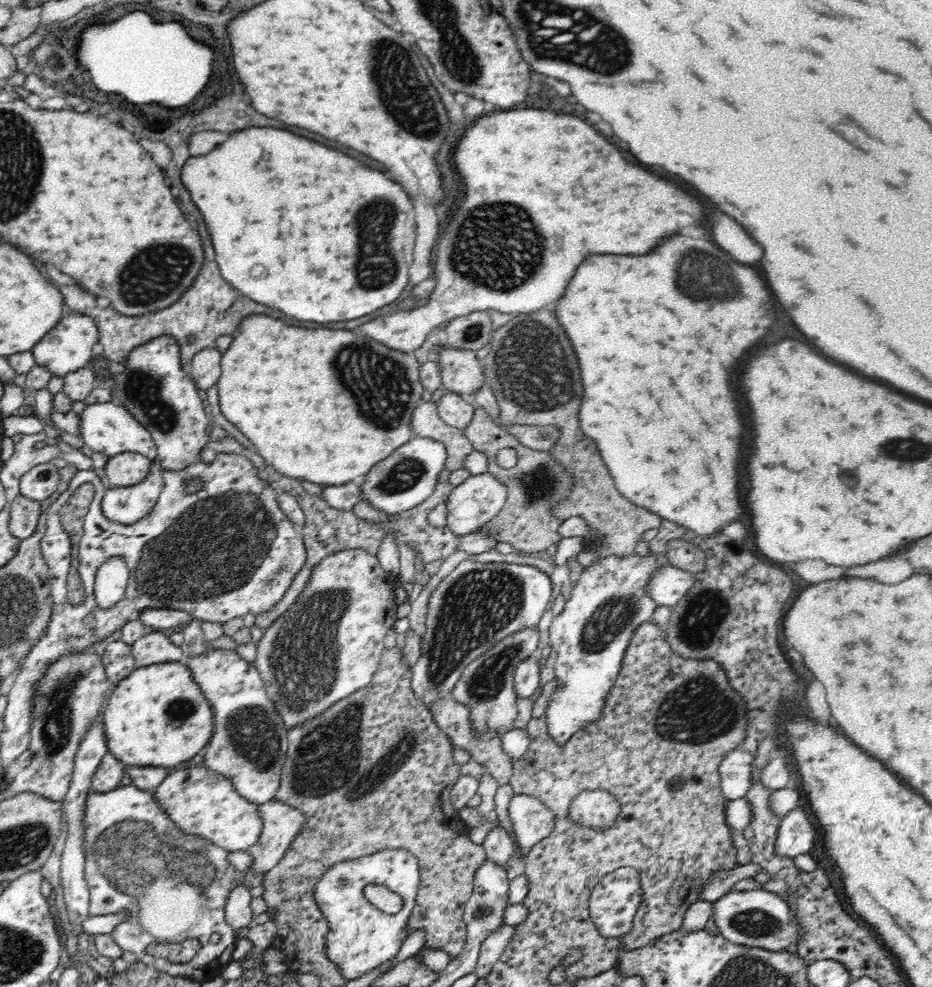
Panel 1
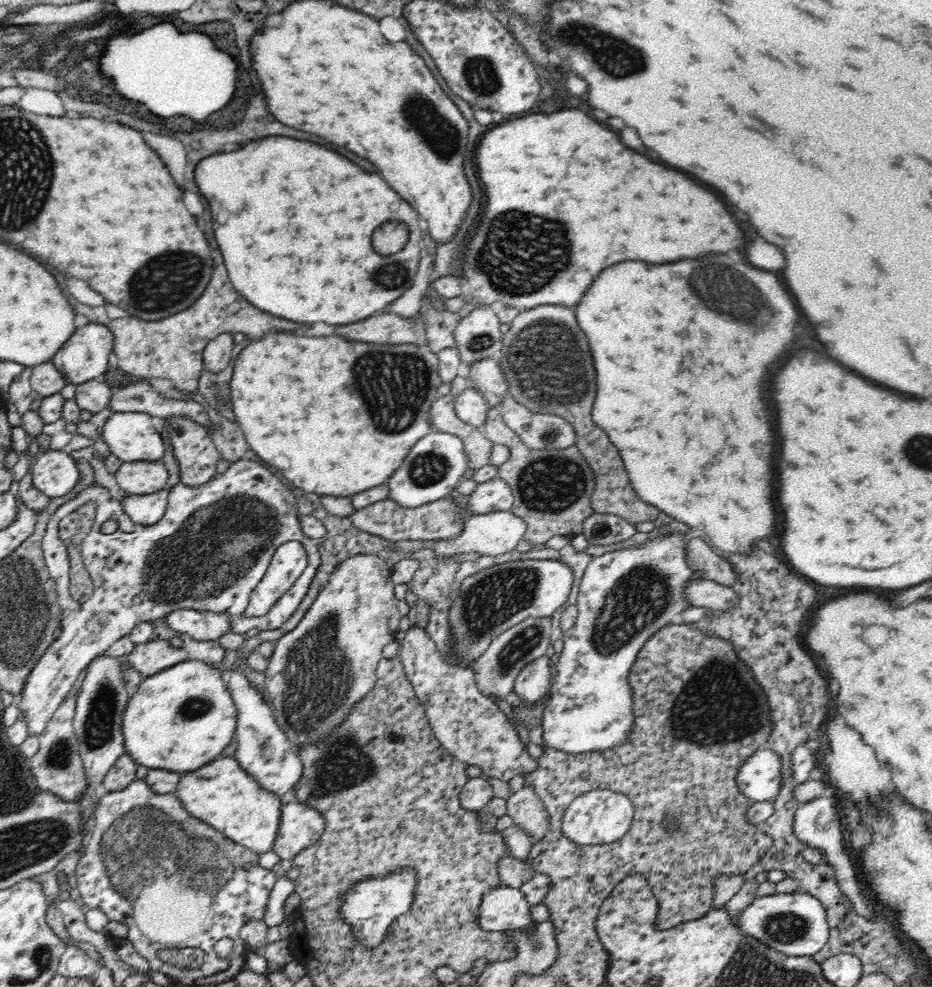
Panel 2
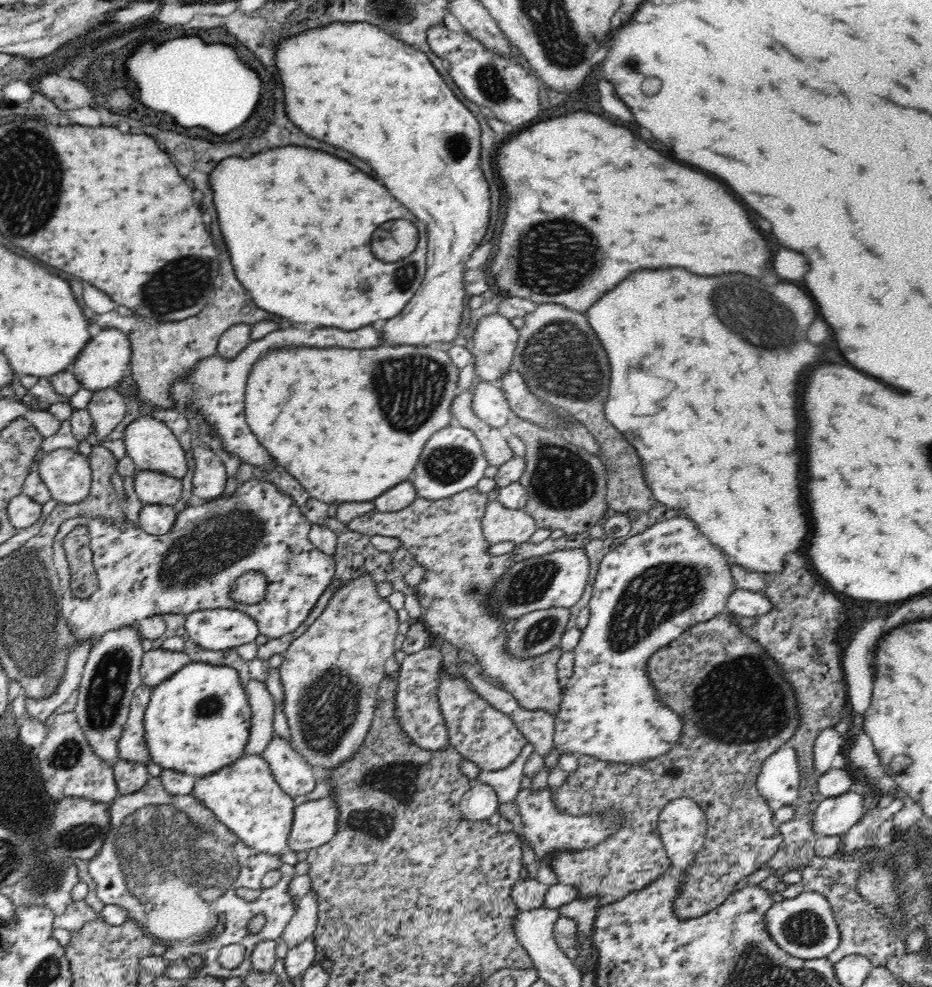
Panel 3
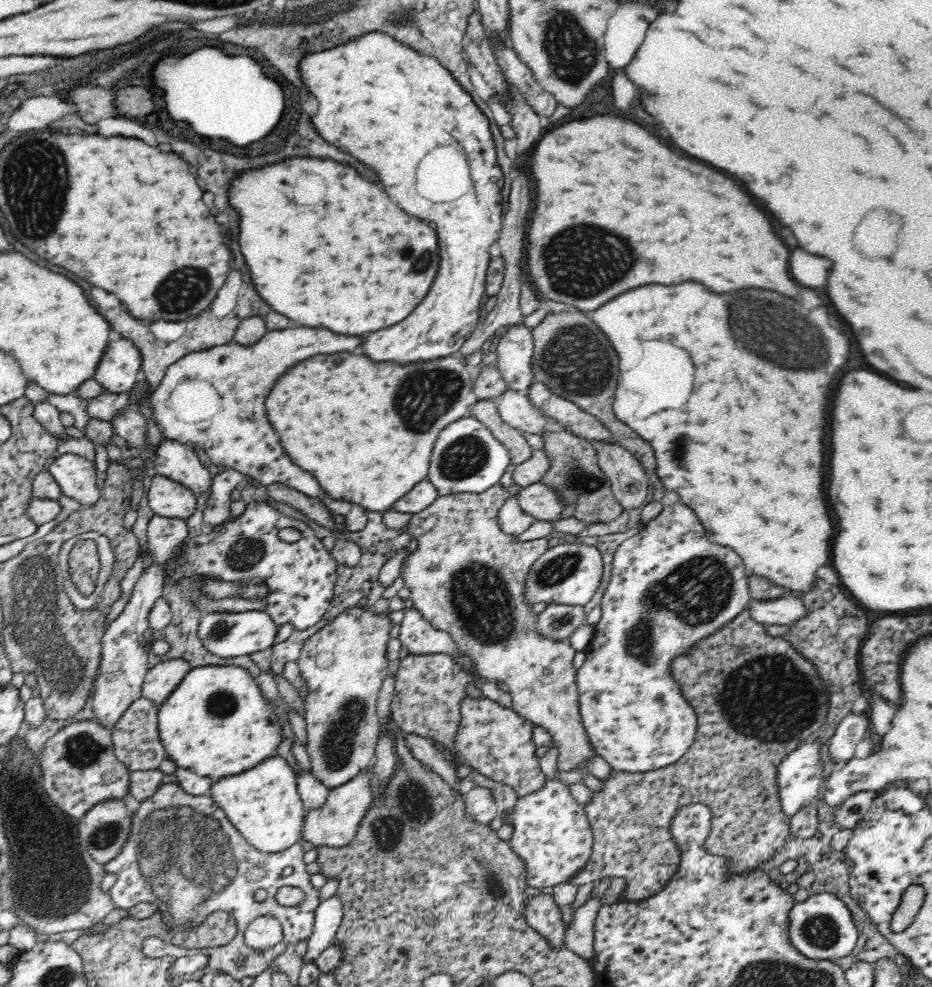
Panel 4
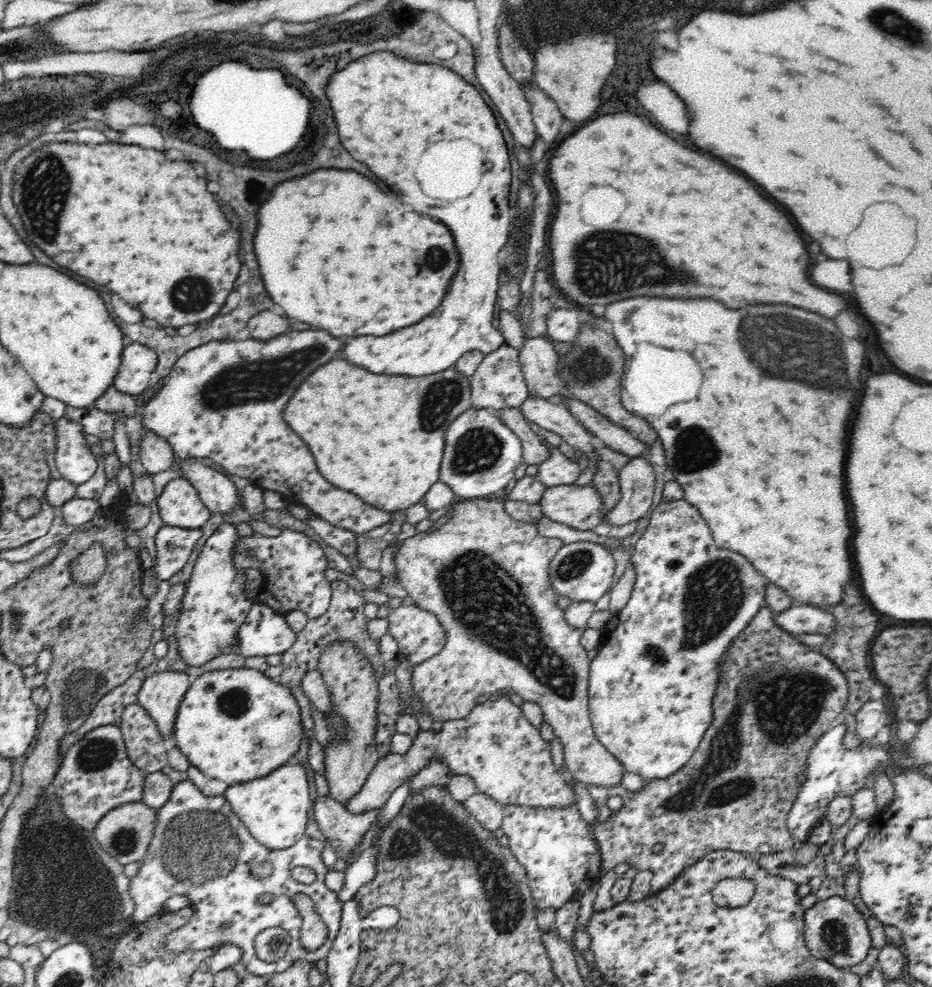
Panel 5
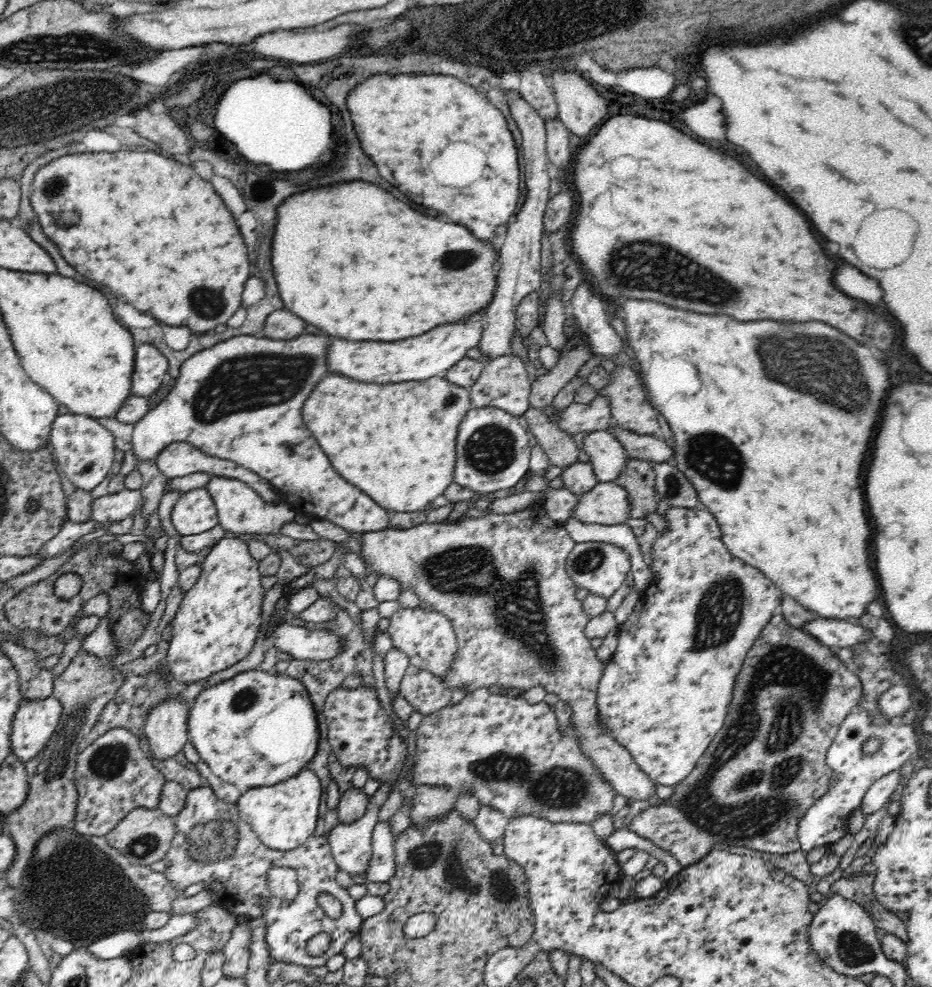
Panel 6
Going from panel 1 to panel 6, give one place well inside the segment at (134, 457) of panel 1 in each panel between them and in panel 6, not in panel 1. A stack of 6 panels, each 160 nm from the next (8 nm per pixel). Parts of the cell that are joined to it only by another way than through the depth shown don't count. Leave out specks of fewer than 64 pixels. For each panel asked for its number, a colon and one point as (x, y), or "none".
2: (140, 477)
3: (152, 487)
4: (167, 498)
5: (179, 505)
6: (194, 512)

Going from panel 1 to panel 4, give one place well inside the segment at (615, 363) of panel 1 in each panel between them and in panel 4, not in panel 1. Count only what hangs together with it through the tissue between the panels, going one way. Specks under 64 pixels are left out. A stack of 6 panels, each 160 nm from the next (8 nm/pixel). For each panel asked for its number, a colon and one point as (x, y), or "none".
2: (681, 371)
3: (705, 371)
4: (757, 487)

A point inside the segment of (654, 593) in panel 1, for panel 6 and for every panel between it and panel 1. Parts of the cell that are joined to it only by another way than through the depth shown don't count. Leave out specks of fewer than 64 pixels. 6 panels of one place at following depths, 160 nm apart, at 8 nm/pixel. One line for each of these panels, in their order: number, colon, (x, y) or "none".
2: (700, 592)
3: (740, 602)
4: (786, 610)
5: (800, 619)
6: (833, 632)

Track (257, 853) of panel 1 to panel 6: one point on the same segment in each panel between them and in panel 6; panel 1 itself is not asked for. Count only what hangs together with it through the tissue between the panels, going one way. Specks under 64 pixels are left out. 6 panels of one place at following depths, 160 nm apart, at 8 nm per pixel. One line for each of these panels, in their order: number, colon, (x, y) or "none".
2: (300, 825)
3: (314, 823)
4: (334, 824)
5: (495, 744)
6: (509, 754)

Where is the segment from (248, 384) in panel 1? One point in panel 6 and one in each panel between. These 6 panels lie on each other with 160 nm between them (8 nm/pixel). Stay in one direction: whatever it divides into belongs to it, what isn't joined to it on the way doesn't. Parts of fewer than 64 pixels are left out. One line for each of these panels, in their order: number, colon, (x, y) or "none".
2: (303, 403)
3: (342, 423)
4: (364, 430)
5: (366, 438)
6: (397, 443)

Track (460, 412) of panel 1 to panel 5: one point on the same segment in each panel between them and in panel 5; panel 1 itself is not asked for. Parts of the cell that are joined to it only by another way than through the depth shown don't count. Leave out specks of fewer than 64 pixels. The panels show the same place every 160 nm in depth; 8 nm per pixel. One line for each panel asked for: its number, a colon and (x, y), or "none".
2: (470, 406)
3: (488, 403)
4: (513, 406)
5: (550, 415)

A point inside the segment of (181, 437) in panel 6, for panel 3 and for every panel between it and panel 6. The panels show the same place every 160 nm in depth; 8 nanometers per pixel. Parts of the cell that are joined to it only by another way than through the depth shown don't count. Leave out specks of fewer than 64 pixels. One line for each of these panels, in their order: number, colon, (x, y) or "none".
3: (215, 388)
4: (214, 399)
5: (224, 400)

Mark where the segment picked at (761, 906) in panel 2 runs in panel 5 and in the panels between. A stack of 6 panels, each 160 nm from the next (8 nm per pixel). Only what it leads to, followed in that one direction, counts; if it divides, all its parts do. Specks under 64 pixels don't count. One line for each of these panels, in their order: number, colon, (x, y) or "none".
3: (804, 927)
4: (821, 928)
5: (835, 931)

